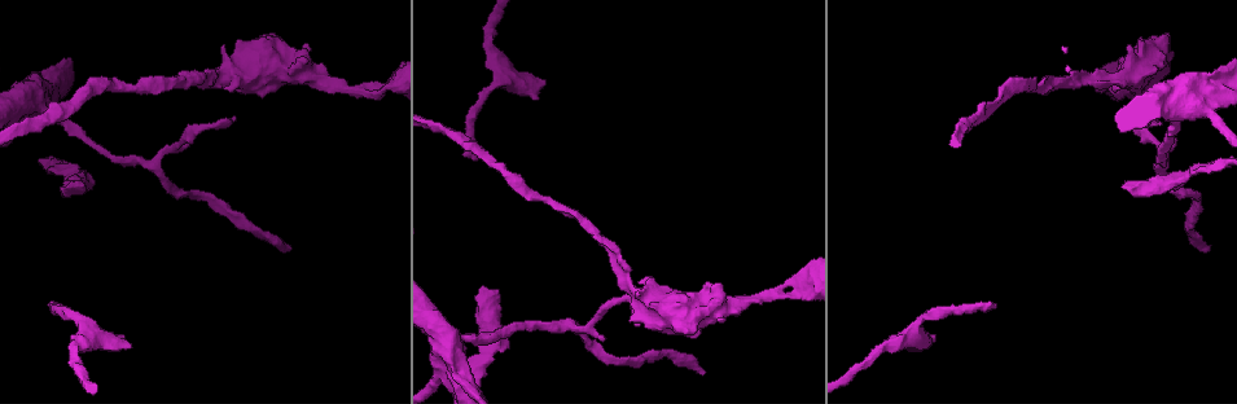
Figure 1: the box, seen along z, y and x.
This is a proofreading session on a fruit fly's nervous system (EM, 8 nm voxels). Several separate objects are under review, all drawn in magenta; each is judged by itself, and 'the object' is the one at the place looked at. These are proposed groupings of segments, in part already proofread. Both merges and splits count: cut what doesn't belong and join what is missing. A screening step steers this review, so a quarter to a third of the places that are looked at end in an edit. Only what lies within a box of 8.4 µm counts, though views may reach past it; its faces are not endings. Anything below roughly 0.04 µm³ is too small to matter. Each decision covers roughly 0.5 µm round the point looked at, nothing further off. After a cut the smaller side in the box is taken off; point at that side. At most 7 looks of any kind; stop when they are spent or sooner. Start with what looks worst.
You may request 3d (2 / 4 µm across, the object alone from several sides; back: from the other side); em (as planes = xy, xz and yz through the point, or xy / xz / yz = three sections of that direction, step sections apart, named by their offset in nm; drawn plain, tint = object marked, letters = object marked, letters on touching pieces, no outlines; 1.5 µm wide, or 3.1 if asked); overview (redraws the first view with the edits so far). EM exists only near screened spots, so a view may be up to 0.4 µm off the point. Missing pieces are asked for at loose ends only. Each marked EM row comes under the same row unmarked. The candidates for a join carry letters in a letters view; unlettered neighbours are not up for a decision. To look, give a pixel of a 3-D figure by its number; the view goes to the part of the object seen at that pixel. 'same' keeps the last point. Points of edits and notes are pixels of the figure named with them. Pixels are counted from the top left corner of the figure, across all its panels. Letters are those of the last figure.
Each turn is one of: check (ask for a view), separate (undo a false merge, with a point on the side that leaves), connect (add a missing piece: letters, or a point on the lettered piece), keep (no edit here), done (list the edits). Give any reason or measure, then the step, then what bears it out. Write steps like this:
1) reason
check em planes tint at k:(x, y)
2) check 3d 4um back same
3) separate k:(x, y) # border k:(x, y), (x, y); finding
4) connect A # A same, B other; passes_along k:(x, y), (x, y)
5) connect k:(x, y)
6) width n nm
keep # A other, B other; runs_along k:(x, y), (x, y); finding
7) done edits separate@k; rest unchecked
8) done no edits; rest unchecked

an open end
check 3d 2um at 1:(287, 247)

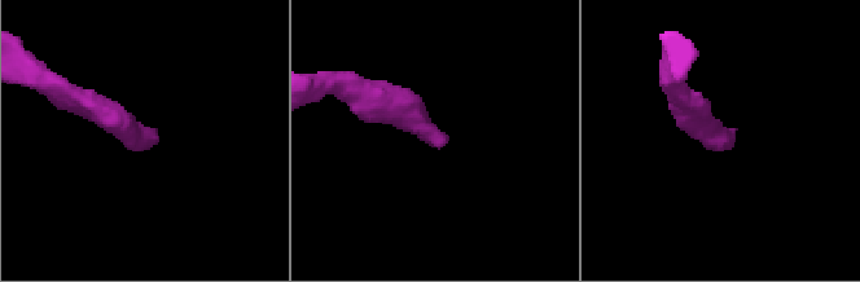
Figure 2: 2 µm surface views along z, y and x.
now the EM
check em yz step 4 tint at 2:(147, 131)

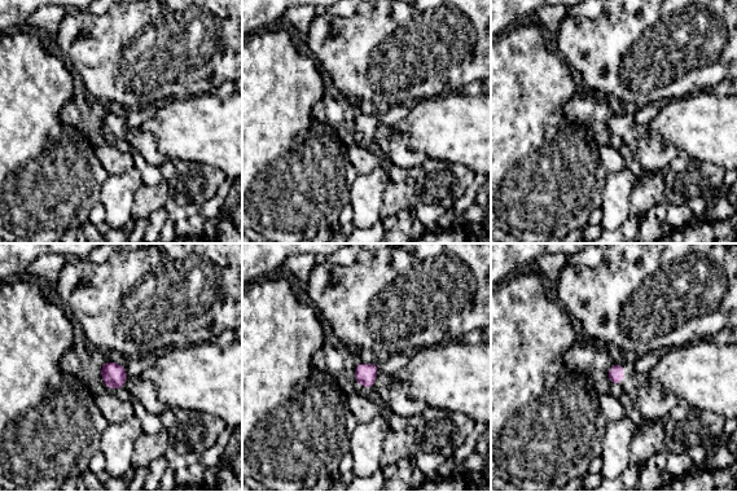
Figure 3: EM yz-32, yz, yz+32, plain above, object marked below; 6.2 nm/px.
cut it another way
check em planes letters same

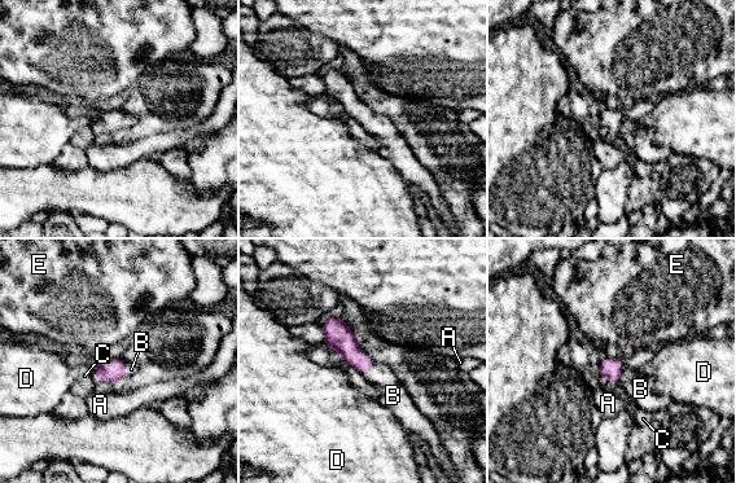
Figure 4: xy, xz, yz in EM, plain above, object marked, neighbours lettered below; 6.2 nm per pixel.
connect B # A other, B same, C other, D other, E other; passes_along 4:(610, 369), (620, 374), (640, 389); it goes on there

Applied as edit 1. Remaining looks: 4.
check overview

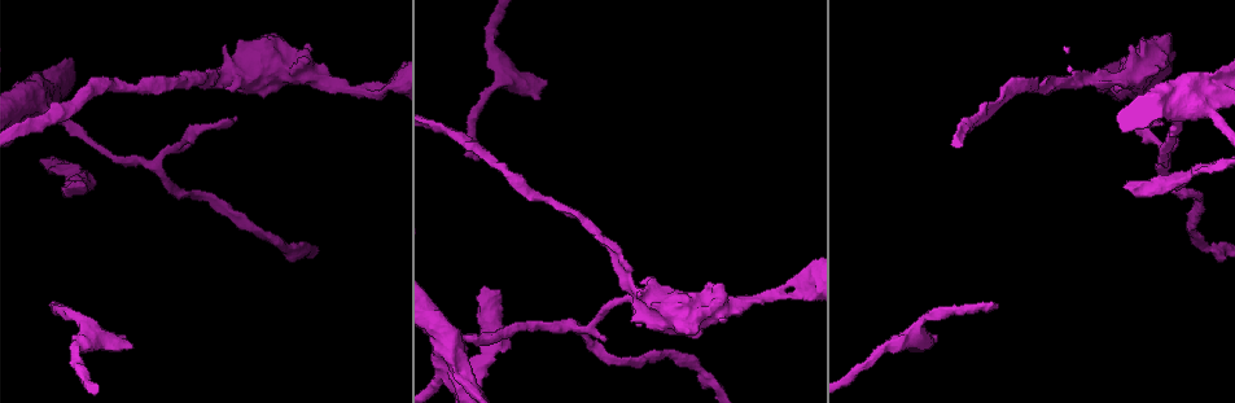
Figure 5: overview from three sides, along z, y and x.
branch stops here
check em xz step 4 tint at 5:(64, 305)

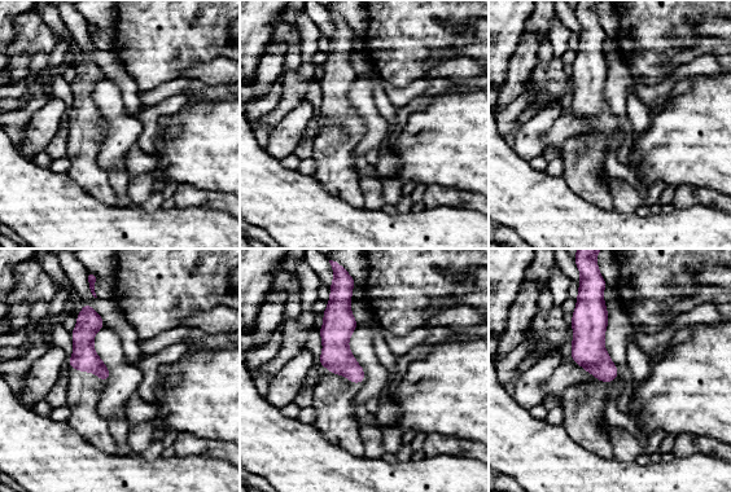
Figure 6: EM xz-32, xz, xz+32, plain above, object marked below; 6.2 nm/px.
check em planes letters same

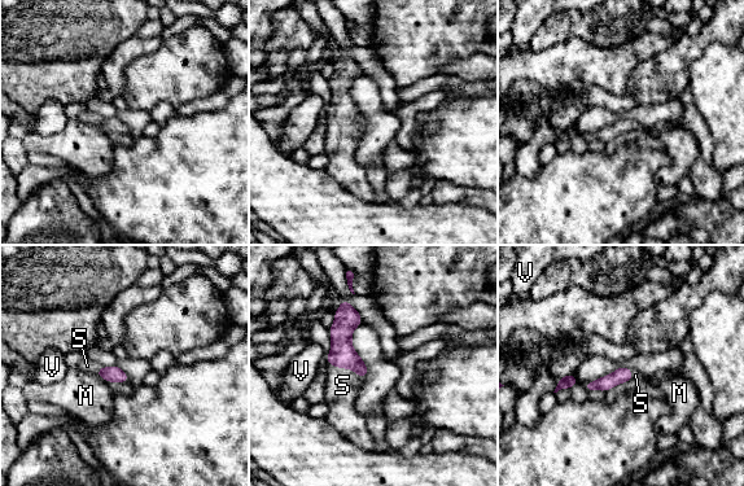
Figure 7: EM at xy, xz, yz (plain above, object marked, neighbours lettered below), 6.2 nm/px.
longest_contact S 220 nm
connect S # M other, S same, V other; passes_along 7:(342, 355), (346, 367), (342, 385); it goes on there

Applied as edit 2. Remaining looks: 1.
done edits connect@4, connect@7; rest unchecked

